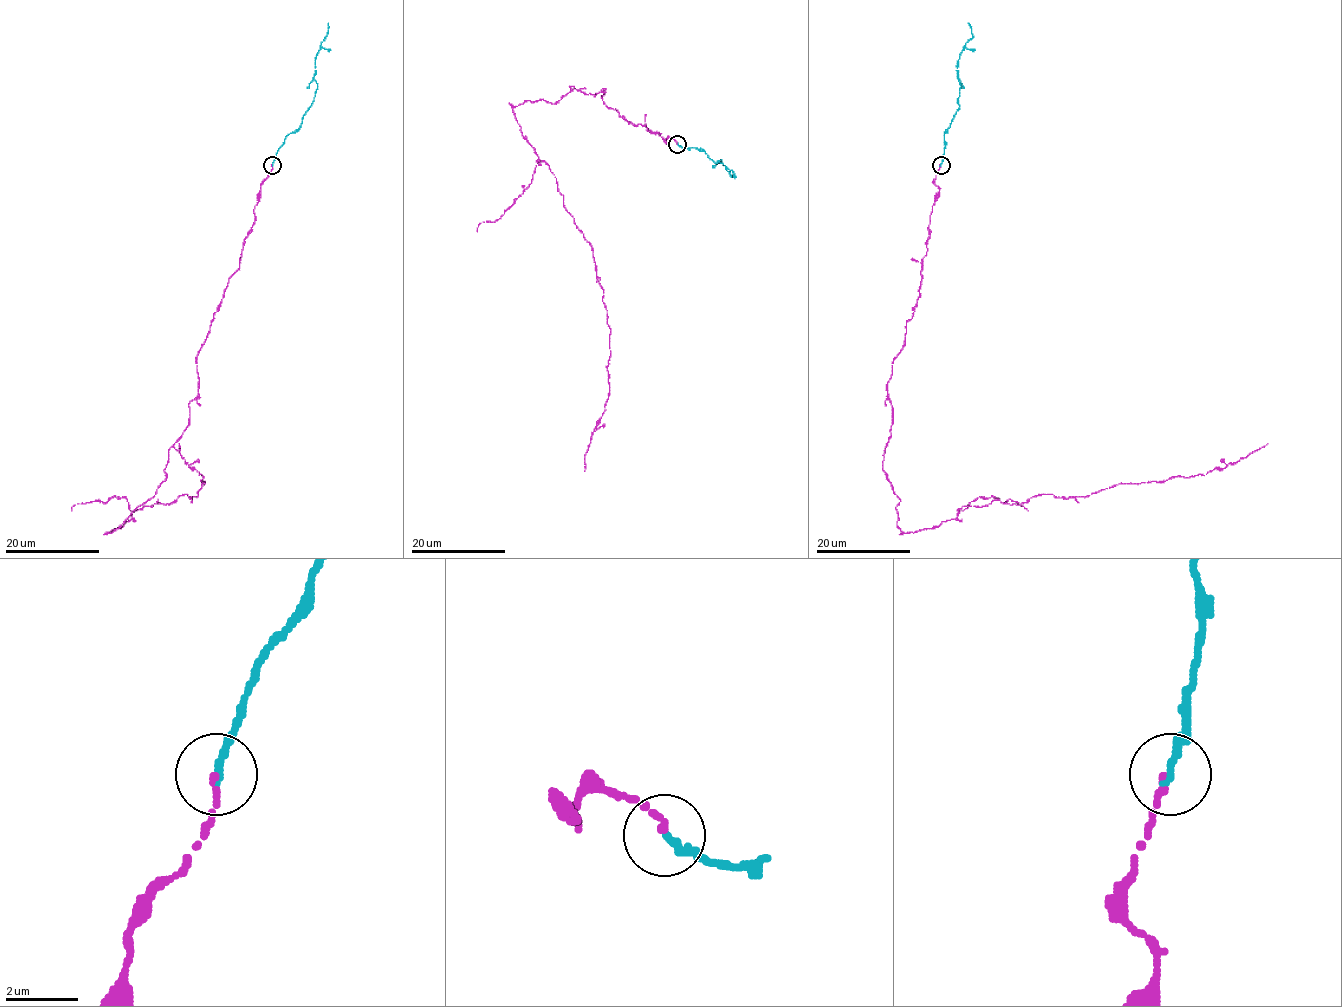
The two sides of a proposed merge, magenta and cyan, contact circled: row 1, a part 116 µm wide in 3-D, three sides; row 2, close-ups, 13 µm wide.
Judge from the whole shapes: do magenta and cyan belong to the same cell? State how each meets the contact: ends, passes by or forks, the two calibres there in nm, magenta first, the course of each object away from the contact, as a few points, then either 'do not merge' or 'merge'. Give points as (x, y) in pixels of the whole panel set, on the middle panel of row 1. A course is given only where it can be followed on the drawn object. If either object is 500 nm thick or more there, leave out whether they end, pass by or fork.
magenta ends there; cyan ends there; 200 nm thick on the magenta side, 240 nm on the other; magenta runs (678, 144), (603, 91), (570, 86), (512, 112), (603, 290), (609, 393), (584, 471); cyan runs (678, 144), (682, 147), (701, 149), (714, 163), (723, 164), (720, 160), (731, 176), (733, 171); merge

